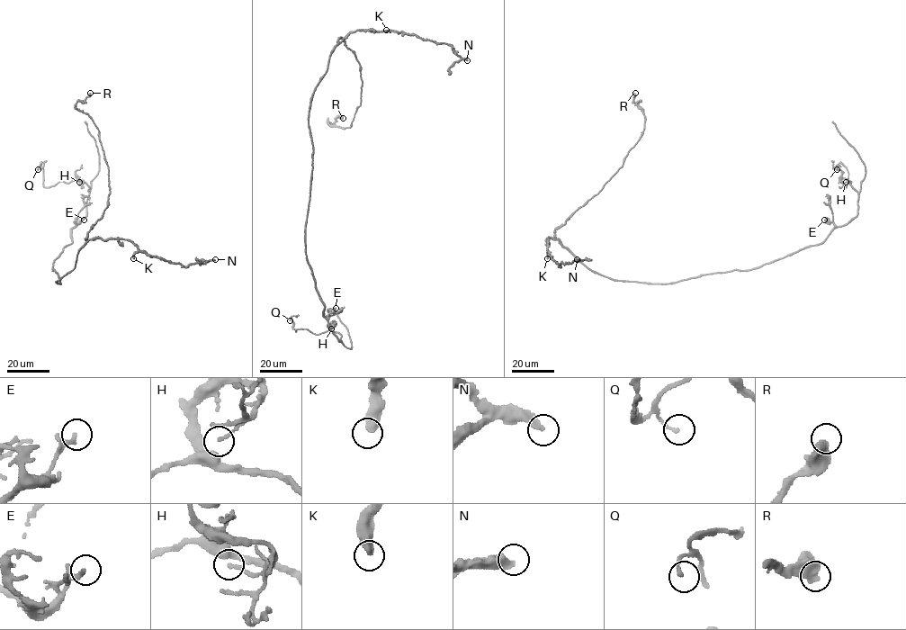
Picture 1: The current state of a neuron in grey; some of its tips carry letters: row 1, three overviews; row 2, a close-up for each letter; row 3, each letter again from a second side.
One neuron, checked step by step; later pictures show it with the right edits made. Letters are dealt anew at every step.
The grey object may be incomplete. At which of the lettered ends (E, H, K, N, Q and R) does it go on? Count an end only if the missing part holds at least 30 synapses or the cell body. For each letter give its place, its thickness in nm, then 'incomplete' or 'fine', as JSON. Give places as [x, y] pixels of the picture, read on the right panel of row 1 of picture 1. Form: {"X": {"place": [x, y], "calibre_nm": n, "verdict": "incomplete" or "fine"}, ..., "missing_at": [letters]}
{"E": {"place": [824, 220], "calibre_nm": 150, "verdict": "fine"}, "H": {"place": [846, 182], "calibre_nm": 130, "verdict": "fine"}, "K": {"place": [547, 258], "calibre_nm": 440, "verdict": "fine"}, "N": {"place": [577, 259], "calibre_nm": 300, "verdict": "incomplete"}, "Q": {"place": [837, 169], "calibre_nm": 150, "verdict": "fine"}, "R": {"place": [635, 93], "calibre_nm": 650, "verdict": "fine"}, "missing_at": ["N"]}

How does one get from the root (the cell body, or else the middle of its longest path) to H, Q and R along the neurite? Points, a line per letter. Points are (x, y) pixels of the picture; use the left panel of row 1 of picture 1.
H: (60, 283), (53, 261), (72, 242), (71, 229), (86, 214), (88, 186), (77, 178), (84, 180), (79, 182)
Q: (60, 283), (53, 263), (86, 214), (88, 186), (73, 180), (44, 187), (40, 163), (38, 169)
R: (60, 283), (56, 282), (75, 267), (87, 233), (107, 207), (108, 167), (99, 131), (75, 105), (90, 93)

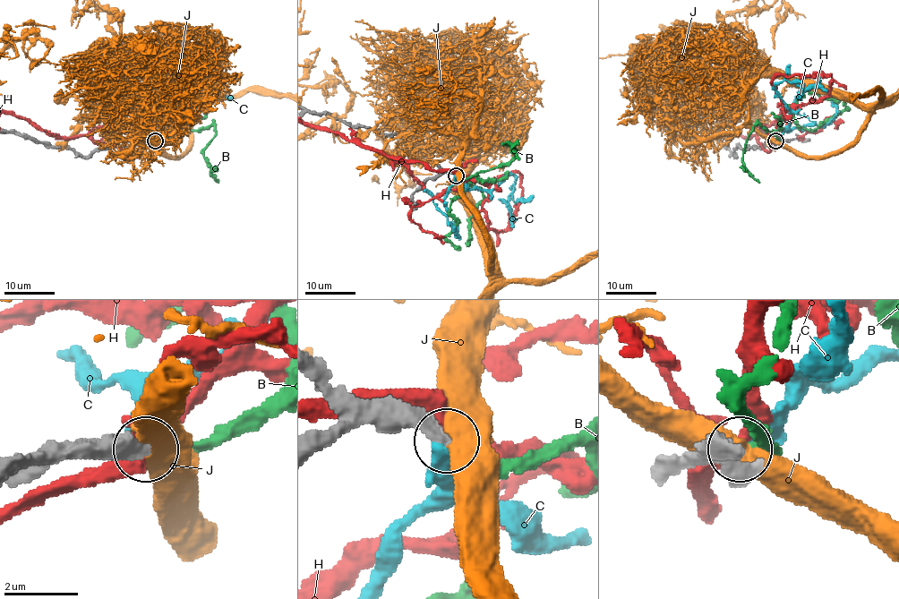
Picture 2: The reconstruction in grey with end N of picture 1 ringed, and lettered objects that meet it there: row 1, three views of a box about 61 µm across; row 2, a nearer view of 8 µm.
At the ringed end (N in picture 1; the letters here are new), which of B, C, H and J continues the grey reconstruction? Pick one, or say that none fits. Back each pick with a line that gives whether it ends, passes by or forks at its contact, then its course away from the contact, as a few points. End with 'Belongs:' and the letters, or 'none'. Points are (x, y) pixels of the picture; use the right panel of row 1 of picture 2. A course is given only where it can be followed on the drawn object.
B: it passes by; course (775, 141), (782, 113), (787, 109), (806, 129), (816, 129), (837, 113), (850, 108)
Belongs: B

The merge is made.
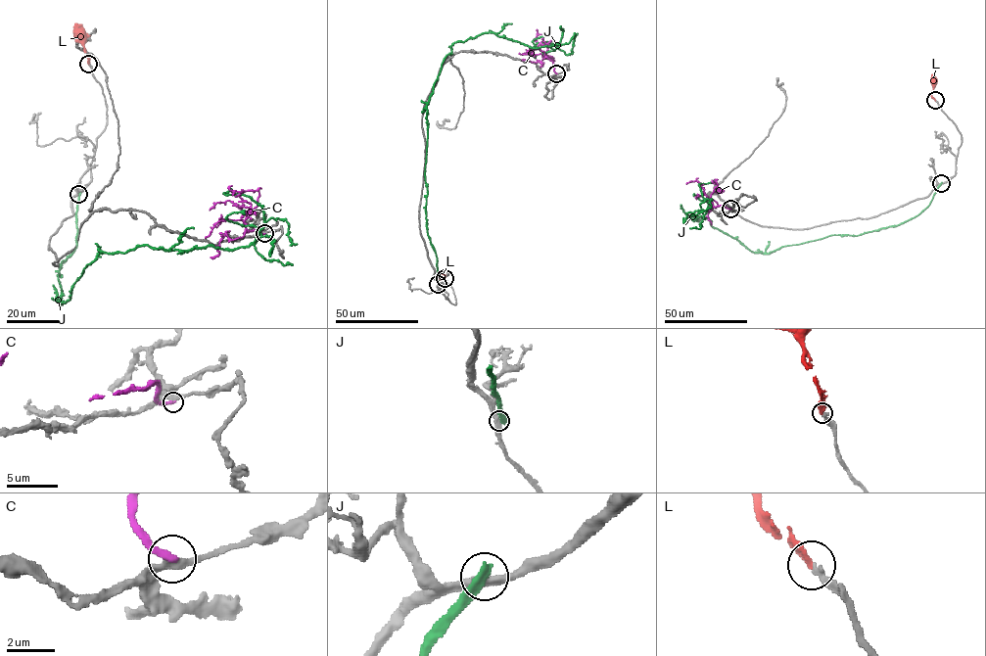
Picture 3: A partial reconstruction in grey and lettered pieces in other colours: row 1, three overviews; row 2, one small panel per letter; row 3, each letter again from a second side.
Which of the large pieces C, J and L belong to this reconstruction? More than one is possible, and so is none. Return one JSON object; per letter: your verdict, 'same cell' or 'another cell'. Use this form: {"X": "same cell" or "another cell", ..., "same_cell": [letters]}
{"C": "another cell", "J": "another cell", "L": "same cell", "same_cell": ["L"]}

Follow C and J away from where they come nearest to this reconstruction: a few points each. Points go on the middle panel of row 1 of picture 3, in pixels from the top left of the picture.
C: (556, 73), (553, 63), (544, 53), (548, 47), (536, 42), (536, 29)
J: (438, 285), (425, 171), (441, 65), (455, 42), (488, 32), (556, 43), (538, 42), (536, 54)

